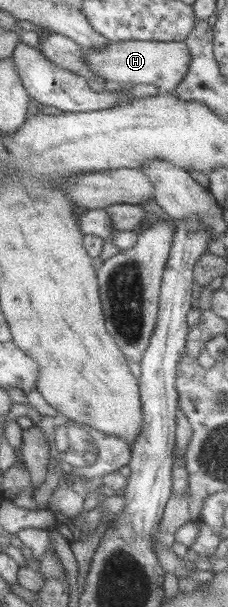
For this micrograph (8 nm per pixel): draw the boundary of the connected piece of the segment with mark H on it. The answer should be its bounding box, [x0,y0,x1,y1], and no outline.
[86,41,191,93]

